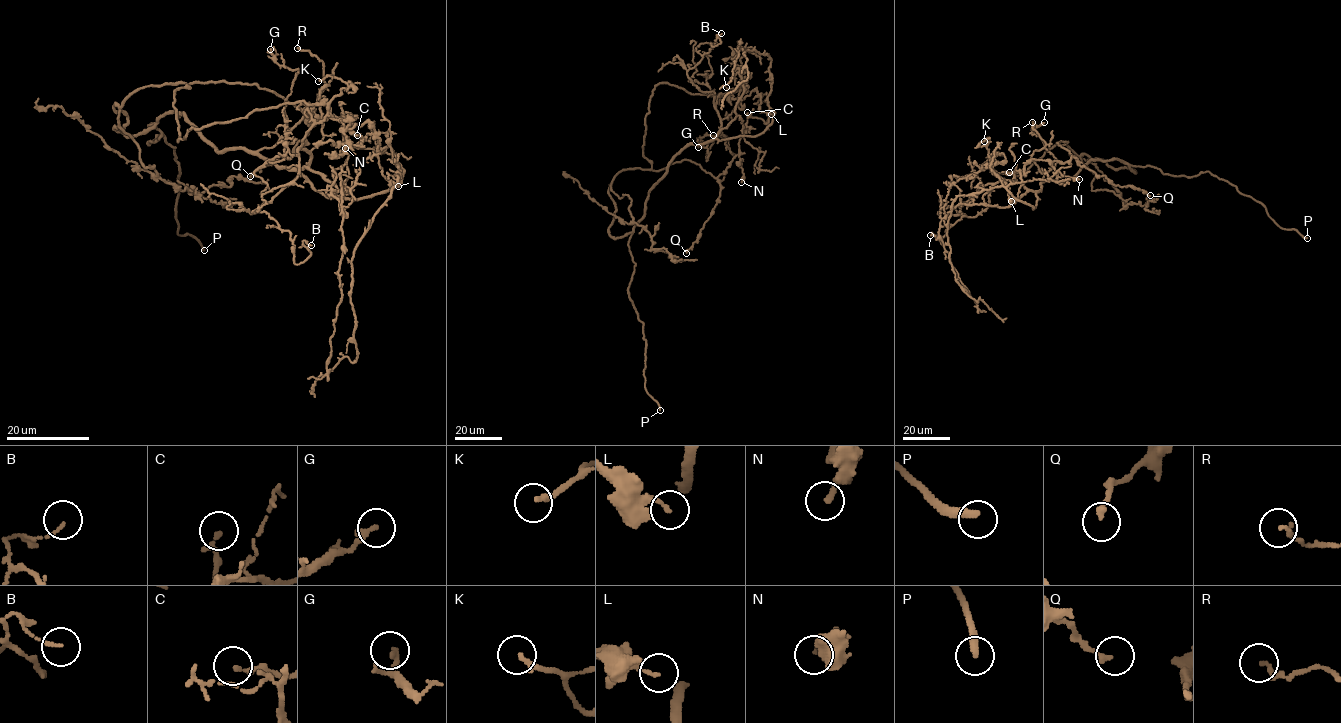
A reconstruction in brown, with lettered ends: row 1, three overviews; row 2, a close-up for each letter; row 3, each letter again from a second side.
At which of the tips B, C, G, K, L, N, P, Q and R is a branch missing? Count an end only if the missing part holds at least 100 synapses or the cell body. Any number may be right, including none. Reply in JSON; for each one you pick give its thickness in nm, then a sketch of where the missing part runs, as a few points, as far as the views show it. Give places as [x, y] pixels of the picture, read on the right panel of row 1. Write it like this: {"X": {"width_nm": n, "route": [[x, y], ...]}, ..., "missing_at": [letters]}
{"P": {"width_nm": 320, "route": [[1307, 238], [1329, 240]]}, "missing_at": ["P"]}

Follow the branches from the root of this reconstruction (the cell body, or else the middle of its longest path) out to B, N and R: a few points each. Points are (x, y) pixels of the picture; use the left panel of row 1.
B: (232, 150), (290, 168), (310, 154), (299, 149), (297, 176), (250, 213), (290, 233), (296, 264), (311, 245)
N: (232, 150), (176, 113), (126, 136), (114, 106), (147, 86), (256, 84), (339, 117), (345, 148)
R: (232, 150), (271, 148), (288, 135), (315, 104), (325, 86), (324, 63), (308, 51), (297, 48)

